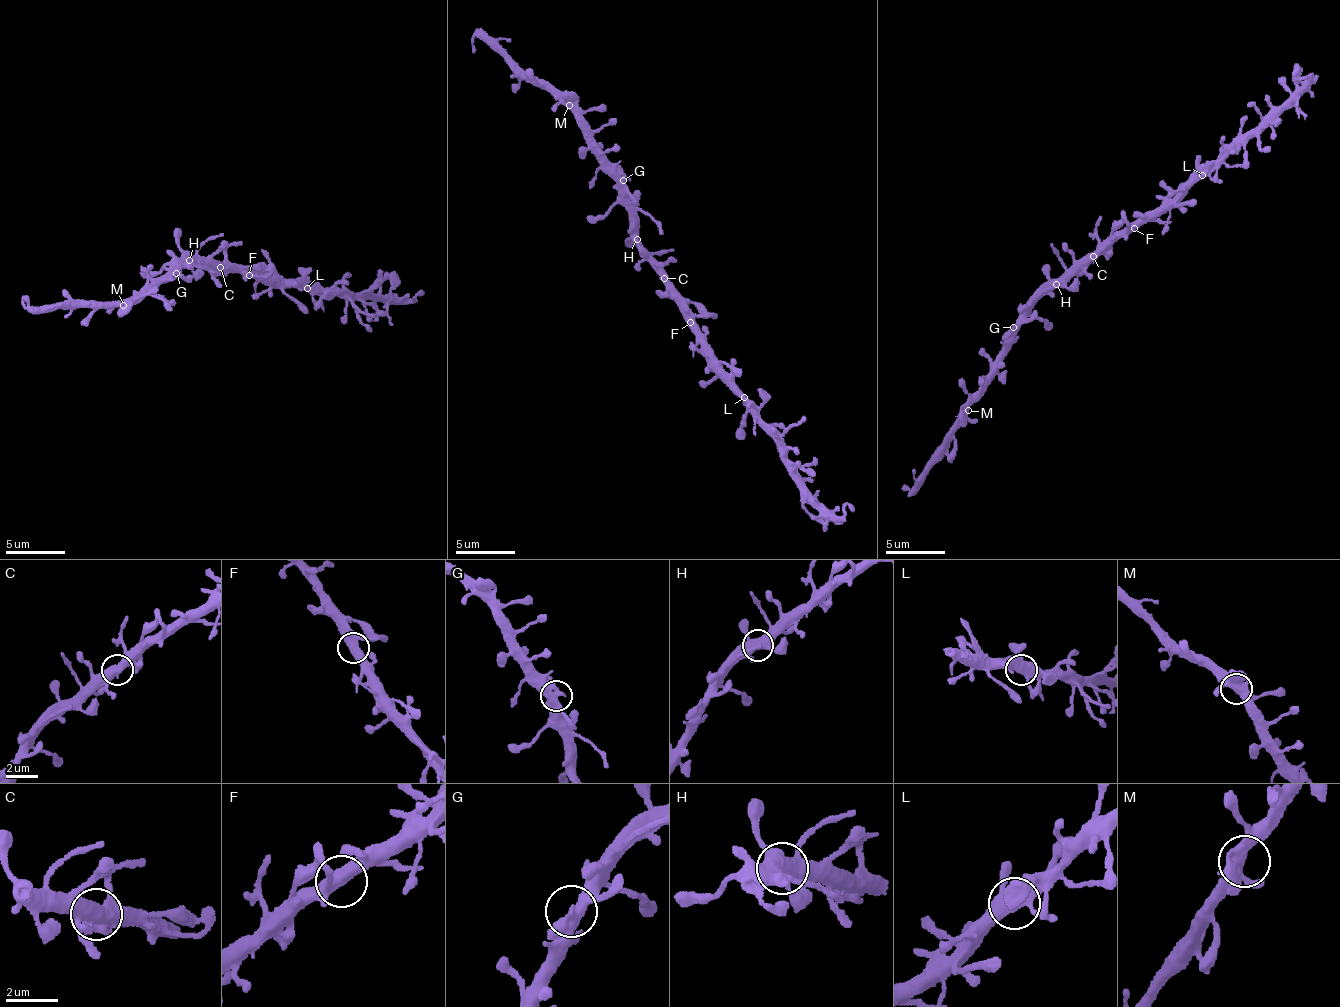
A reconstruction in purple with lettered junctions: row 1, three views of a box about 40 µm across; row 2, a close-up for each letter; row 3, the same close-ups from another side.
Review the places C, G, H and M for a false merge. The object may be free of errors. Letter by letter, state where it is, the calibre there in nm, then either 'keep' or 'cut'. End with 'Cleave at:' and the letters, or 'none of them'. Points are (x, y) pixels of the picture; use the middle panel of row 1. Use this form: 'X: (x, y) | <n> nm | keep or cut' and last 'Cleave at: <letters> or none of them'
C: (664, 278) | 550 nm | keep
G: (623, 180) | 550 nm | keep
H: (637, 239) | 480 nm | keep
M: (569, 105) | 480 nm | keep
Cleave at: none of them

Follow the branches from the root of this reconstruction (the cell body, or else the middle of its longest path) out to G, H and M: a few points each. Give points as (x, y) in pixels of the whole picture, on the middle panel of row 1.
G: (665, 273), (637, 239), (634, 200), (623, 180)
H: (665, 273), (637, 239)
M: (665, 273), (637, 239), (634, 204), (604, 164), (602, 153), (592, 141), (592, 133), (569, 105)

